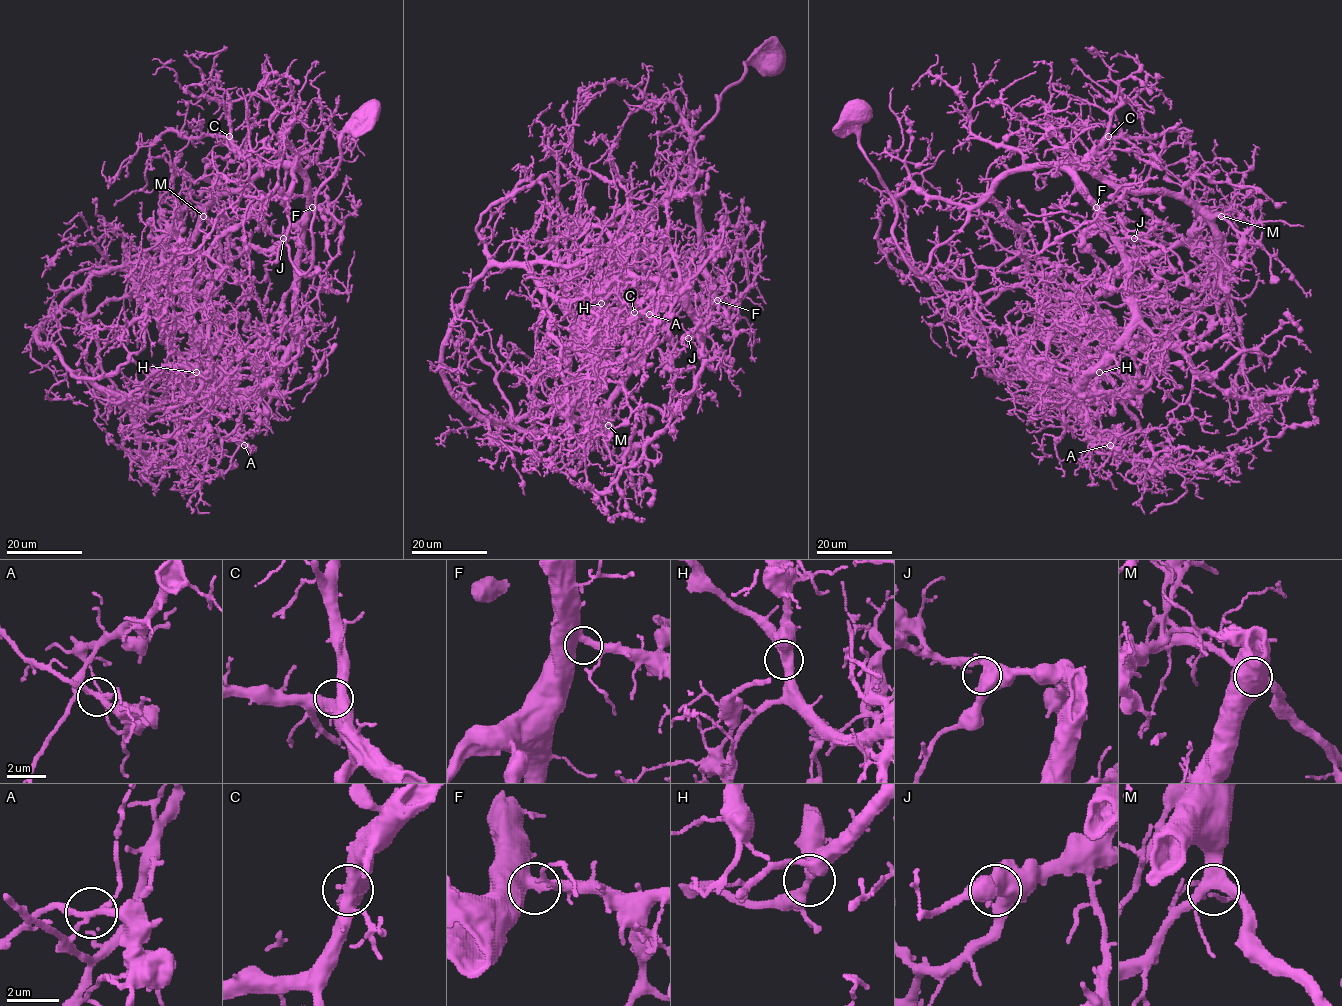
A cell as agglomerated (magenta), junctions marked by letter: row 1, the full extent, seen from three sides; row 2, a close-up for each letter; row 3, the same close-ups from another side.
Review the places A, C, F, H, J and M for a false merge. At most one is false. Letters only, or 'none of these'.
A

